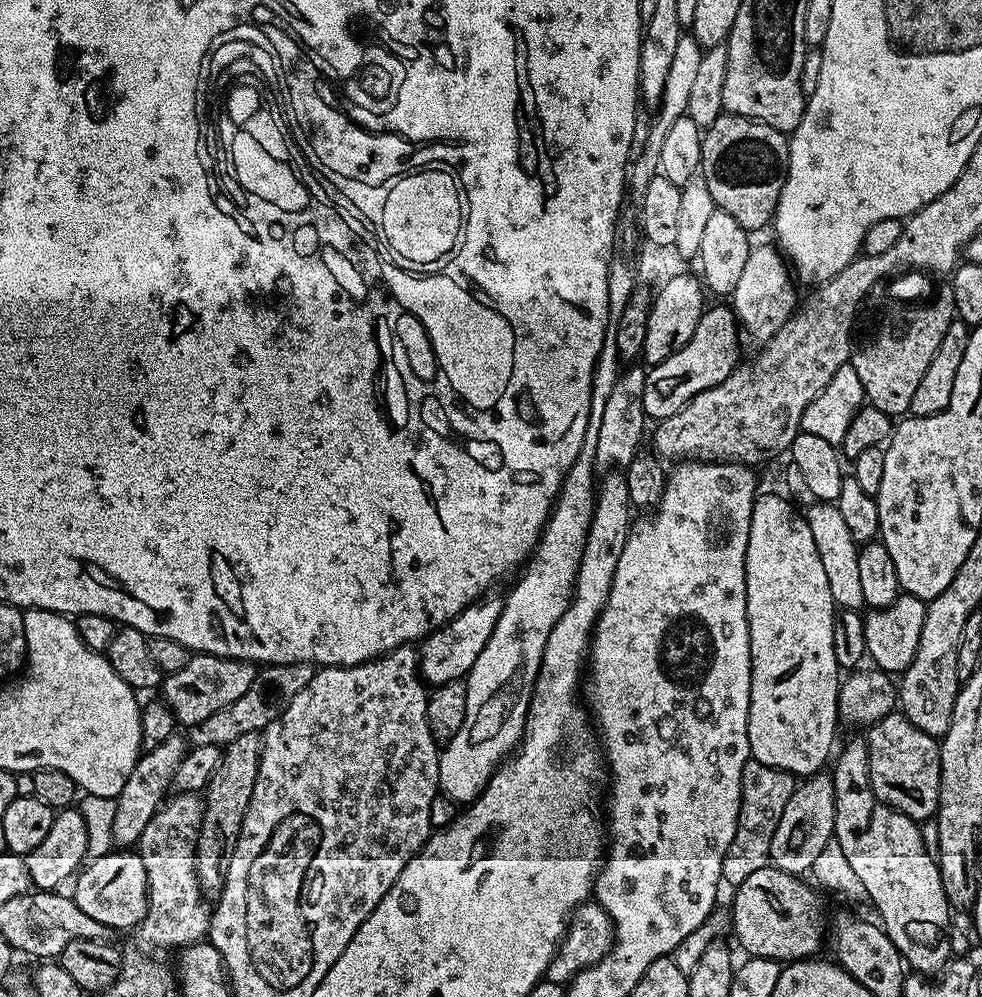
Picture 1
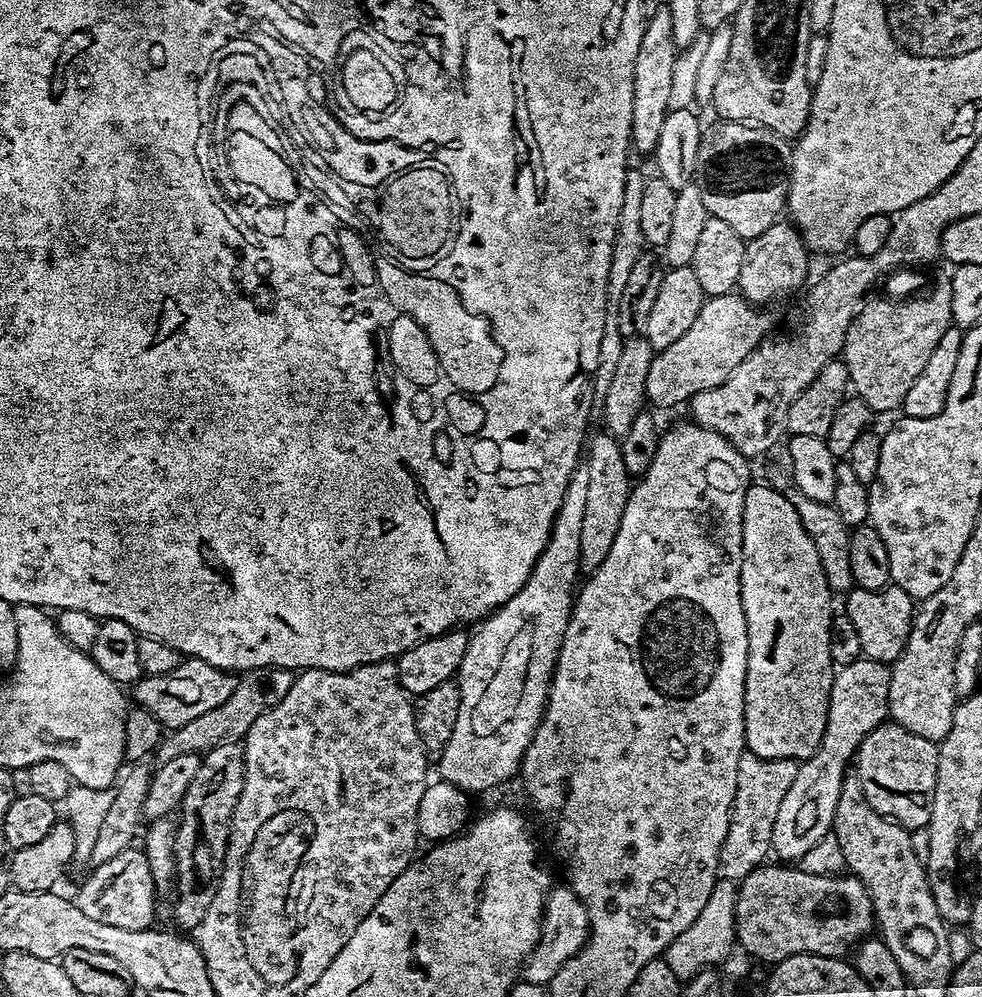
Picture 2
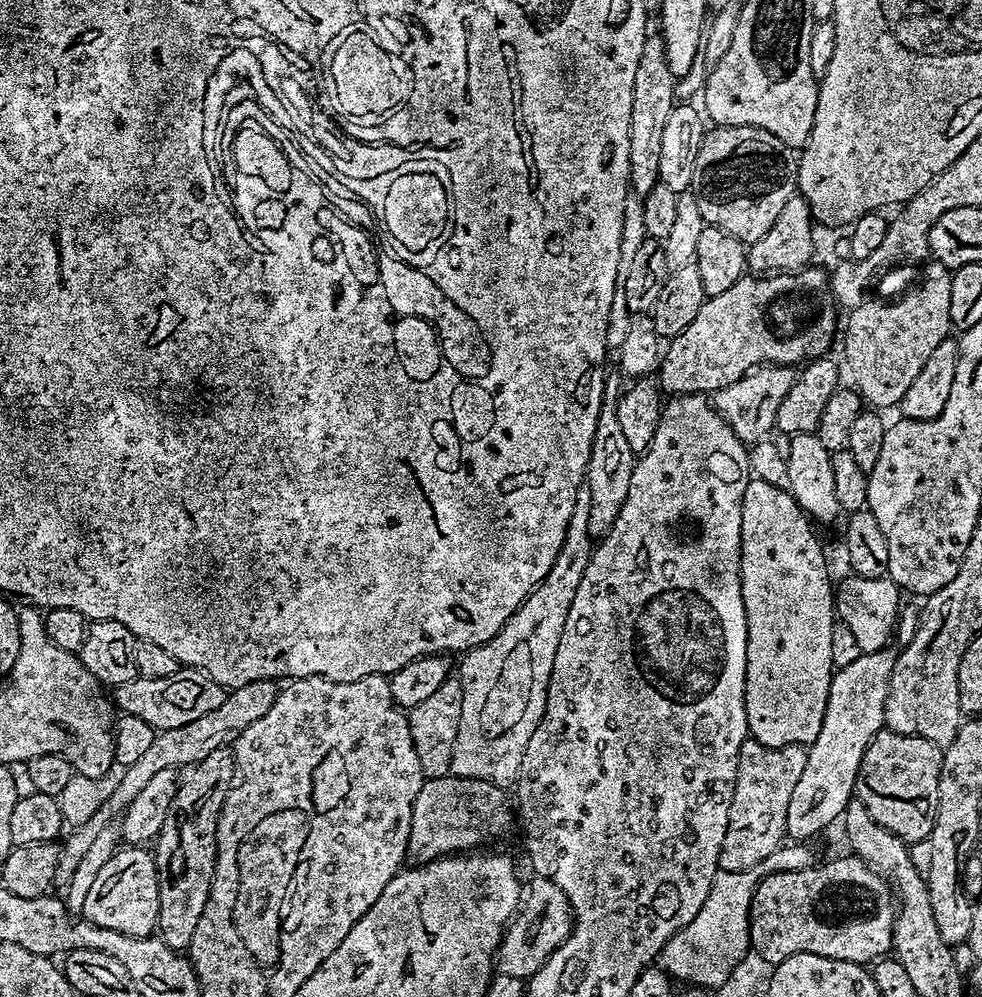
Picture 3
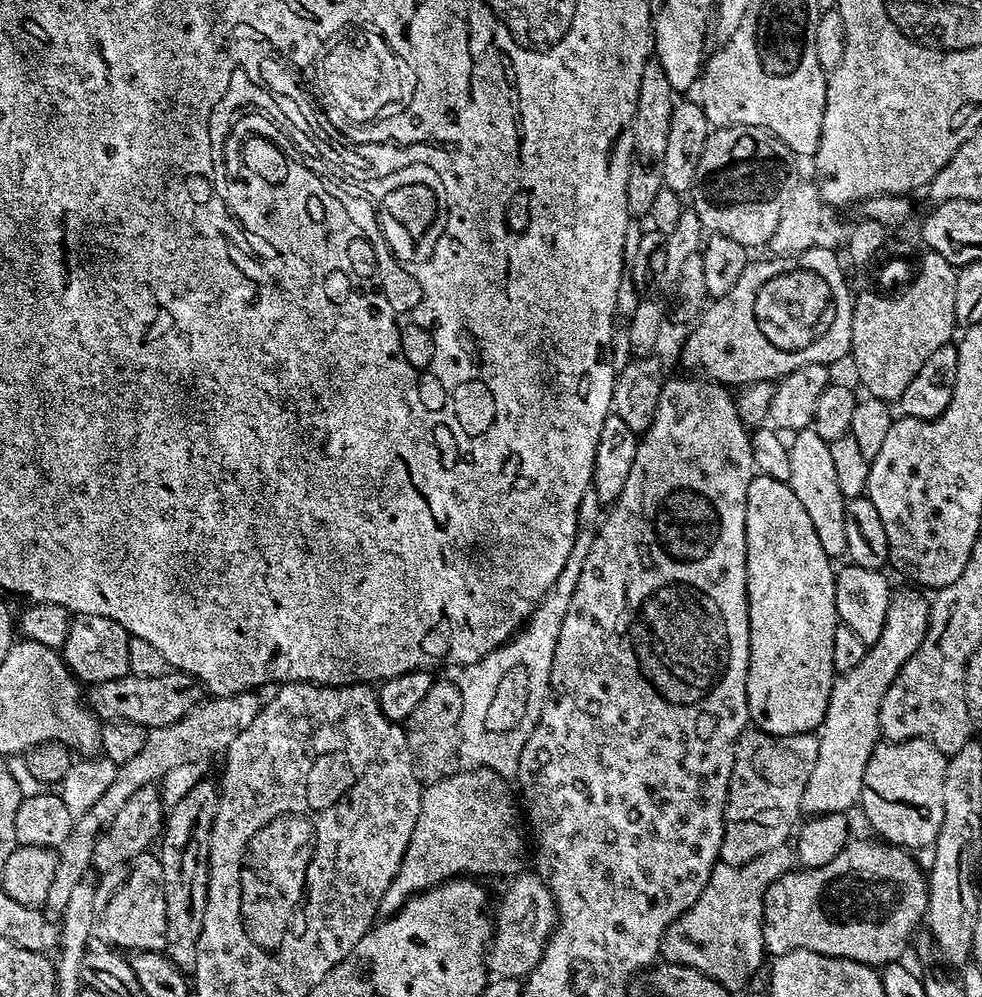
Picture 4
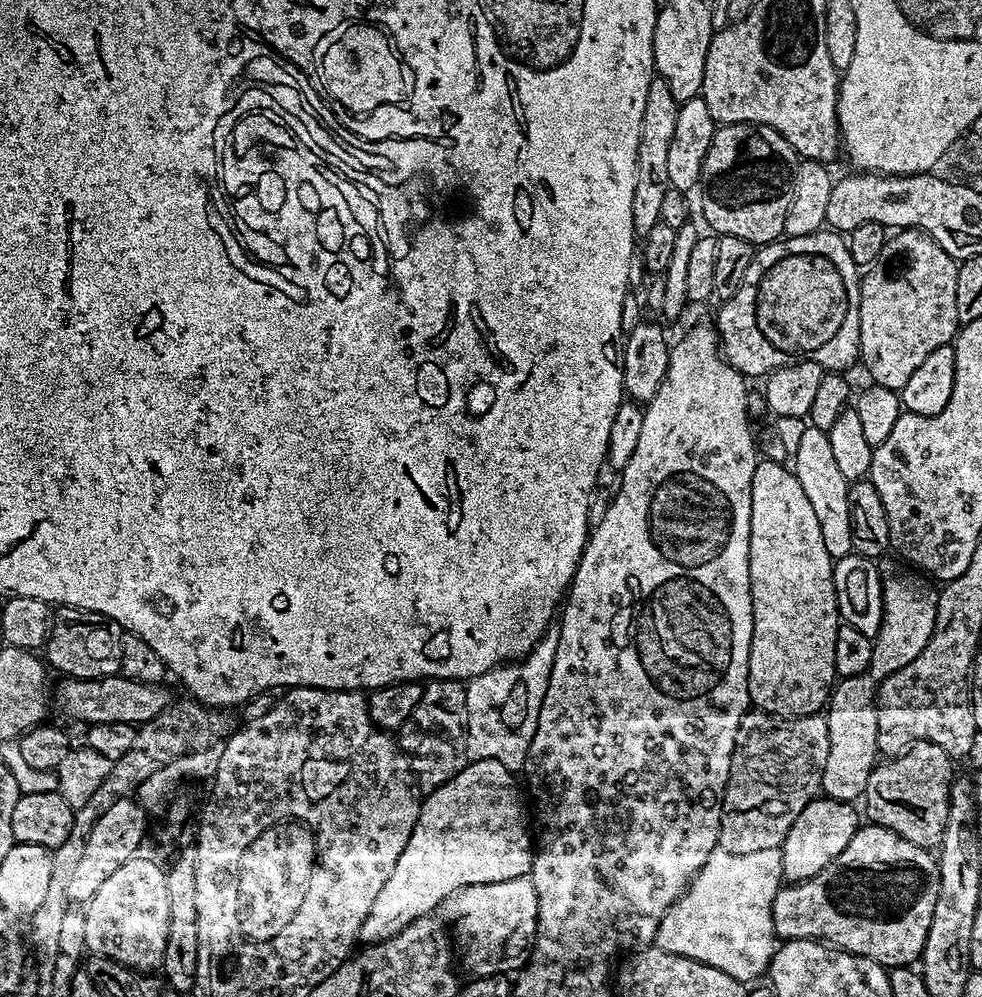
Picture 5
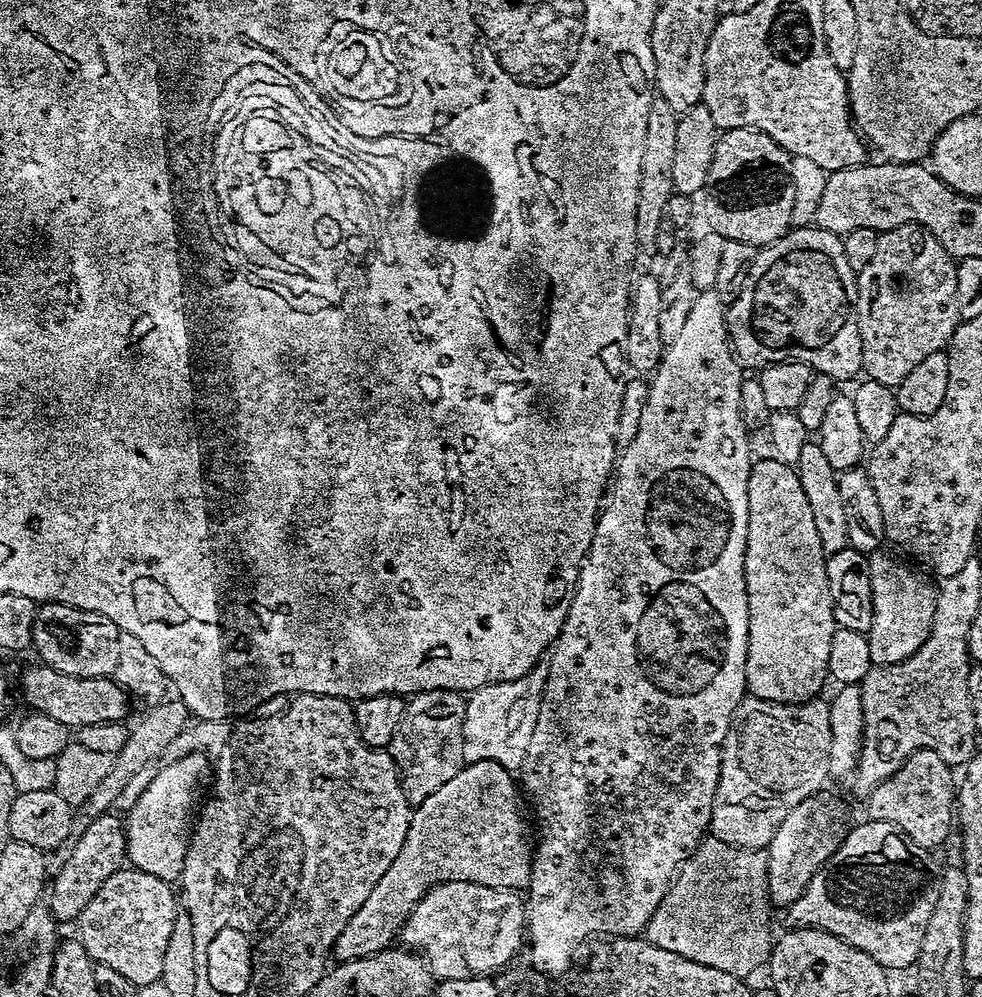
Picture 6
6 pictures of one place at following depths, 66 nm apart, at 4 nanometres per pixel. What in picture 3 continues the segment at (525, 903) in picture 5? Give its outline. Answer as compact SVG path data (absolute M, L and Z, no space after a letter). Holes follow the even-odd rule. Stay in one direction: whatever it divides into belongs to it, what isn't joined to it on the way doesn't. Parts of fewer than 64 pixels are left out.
M535 875L532 880L530 890L534 896L534 908L538 911L538 936L536 936L536 930L532 926L525 928L524 925L518 924L519 922L511 923L508 926L504 943L499 948L498 966L507 975L505 977L510 980L527 980L526 978L532 975L535 977L547 965L549 958L556 949L568 939L572 931L572 908L569 904L569 896L556 889L555 885L551 885L546 878Z

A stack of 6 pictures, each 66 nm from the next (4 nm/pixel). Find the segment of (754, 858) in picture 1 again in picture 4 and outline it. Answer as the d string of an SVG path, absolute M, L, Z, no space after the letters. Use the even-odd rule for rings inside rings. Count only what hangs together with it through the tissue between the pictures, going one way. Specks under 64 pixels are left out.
M745 723L740 730L734 762L726 778L726 794L722 798L718 852L726 860L750 858L750 854L758 854L758 850L779 848L787 841L804 812L802 804L808 800L820 758L822 732L819 727L769 730L752 723Z

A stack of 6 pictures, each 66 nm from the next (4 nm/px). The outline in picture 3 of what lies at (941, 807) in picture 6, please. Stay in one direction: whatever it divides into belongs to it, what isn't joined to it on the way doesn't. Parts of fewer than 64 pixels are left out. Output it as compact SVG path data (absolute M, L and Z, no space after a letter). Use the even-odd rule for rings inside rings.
M882 730L870 742L864 751L860 769L856 775L855 795L866 806L874 822L878 822L895 836L915 846L916 843L927 841L934 830L934 822L938 814L938 778L940 777L940 758L942 752L935 744L931 744L921 736L903 736L897 732Z

